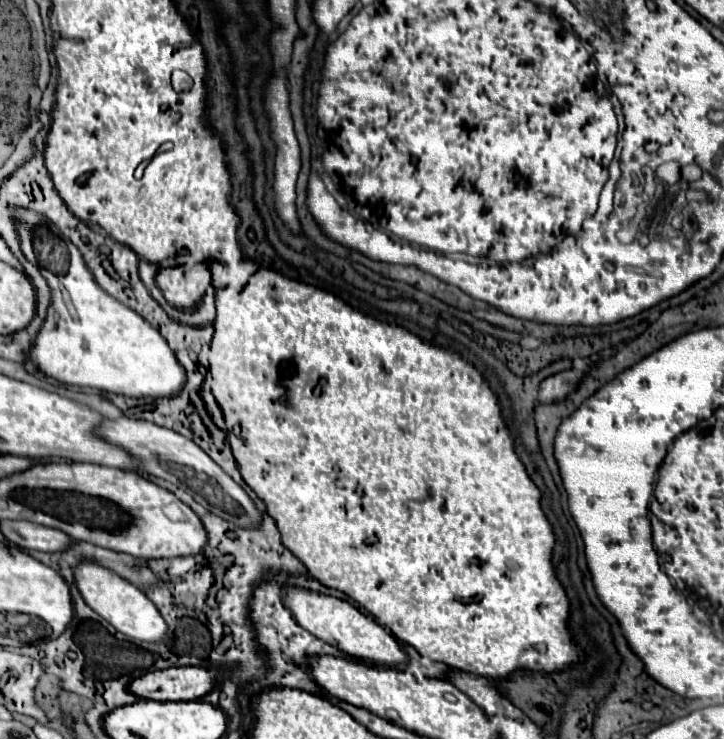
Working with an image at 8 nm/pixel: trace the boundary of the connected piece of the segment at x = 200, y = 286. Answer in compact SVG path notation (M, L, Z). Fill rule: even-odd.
M205 263L161 269L157 273L157 287L161 289L163 297L181 311L195 309L195 303L203 299L209 285L211 273Z

